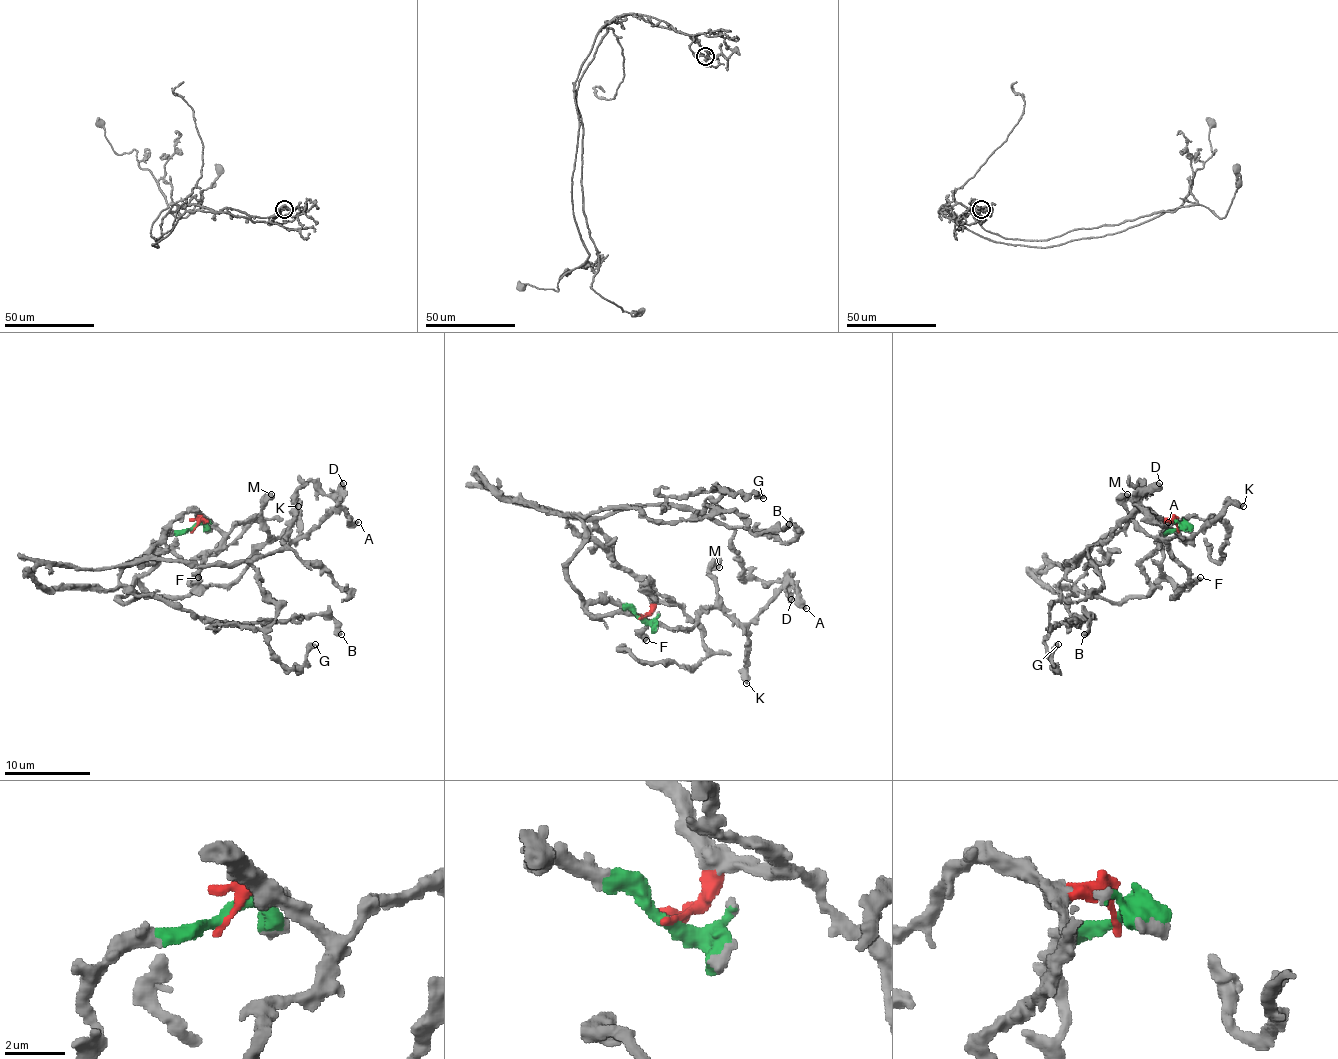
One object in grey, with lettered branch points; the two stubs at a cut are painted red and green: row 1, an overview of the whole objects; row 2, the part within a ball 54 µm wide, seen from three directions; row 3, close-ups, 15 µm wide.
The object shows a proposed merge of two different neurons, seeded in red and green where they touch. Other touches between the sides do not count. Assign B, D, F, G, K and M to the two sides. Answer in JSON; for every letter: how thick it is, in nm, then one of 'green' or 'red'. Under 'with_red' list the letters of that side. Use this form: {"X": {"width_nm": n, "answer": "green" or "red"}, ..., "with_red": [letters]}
{"B": {"width_nm": 400, "answer": "green"}, "D": {"width_nm": 650, "answer": "green"}, "F": {"width_nm": 480, "answer": "green"}, "G": {"width_nm": 500, "answer": "red"}, "K": {"width_nm": 500, "answer": "green"}, "M": {"width_nm": 600, "answer": "green"}, "with_red": ["G"]}

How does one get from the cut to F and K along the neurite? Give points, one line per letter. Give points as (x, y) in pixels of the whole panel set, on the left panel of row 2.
F: (192, 528), (162, 538), (156, 549), (158, 562), (139, 579), (149, 592), (186, 596), (196, 588), (198, 577)
K: (192, 528), (160, 541), (139, 579), (149, 592), (231, 583), (260, 549), (297, 538), (299, 506)

